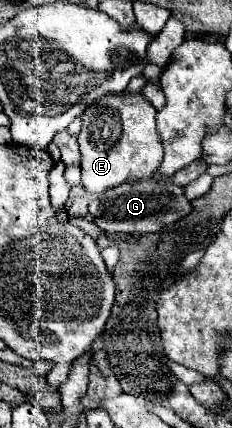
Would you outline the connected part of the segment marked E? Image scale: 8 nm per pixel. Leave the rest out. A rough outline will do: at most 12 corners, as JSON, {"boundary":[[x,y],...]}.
{"boundary":[[141,92],[91,104],[81,184],[105,192],[163,162]]}

